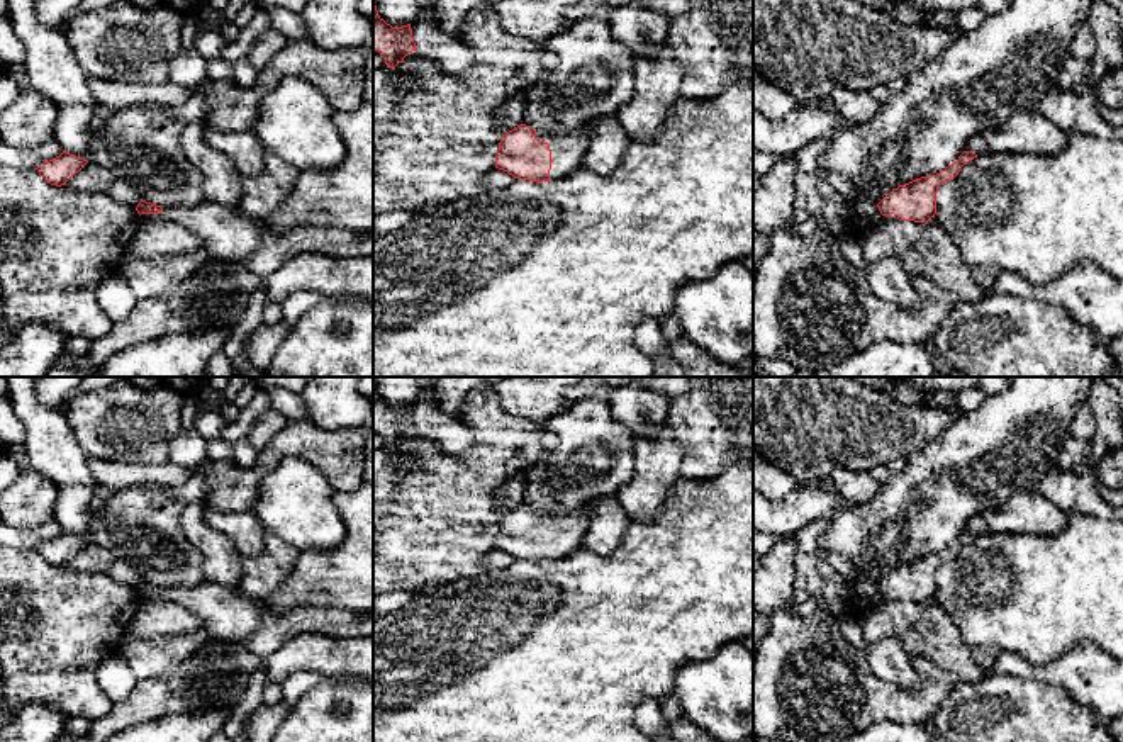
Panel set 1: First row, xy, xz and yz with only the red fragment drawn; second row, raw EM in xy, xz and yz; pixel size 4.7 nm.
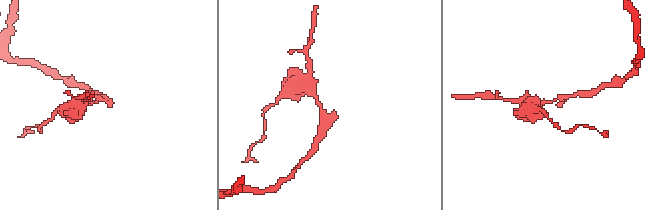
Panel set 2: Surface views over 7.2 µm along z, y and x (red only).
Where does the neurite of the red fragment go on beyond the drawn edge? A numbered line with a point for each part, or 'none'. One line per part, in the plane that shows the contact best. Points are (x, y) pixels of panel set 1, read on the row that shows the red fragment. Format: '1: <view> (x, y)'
1: xz (567, 150)

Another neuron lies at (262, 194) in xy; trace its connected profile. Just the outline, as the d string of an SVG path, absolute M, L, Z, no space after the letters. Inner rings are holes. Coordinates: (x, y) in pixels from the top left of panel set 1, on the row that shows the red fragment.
M266 151L265 168L256 177L243 178L241 211L256 219L266 219L292 194L299 170Z

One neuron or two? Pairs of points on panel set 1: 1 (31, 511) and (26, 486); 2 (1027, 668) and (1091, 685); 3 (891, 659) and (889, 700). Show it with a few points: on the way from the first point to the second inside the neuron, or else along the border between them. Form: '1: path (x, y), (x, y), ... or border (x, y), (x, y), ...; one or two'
1: path (31, 505), (29, 493); one
2: path (1044, 673), (1076, 673); one
3: border (864, 651), (879, 678), (903, 688), (920, 685); two

